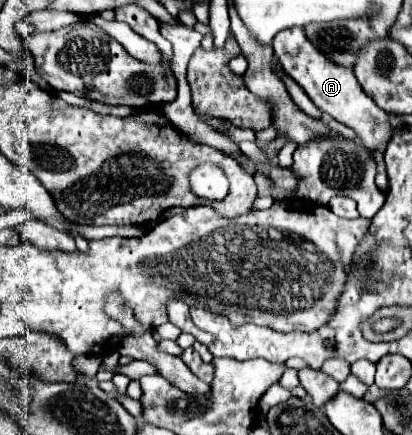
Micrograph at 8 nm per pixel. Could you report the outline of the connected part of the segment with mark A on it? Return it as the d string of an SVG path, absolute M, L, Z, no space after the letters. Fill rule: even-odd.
M303 27L283 29L277 33L277 61L285 73L303 87L303 91L323 113L355 129L369 151L375 151L379 143L387 143L391 139L393 127L389 123L389 115L379 109L371 97L365 95L351 69L339 67L339 63L331 63L331 59L327 59L327 55L323 55L323 51L319 51L311 39L307 39Z

